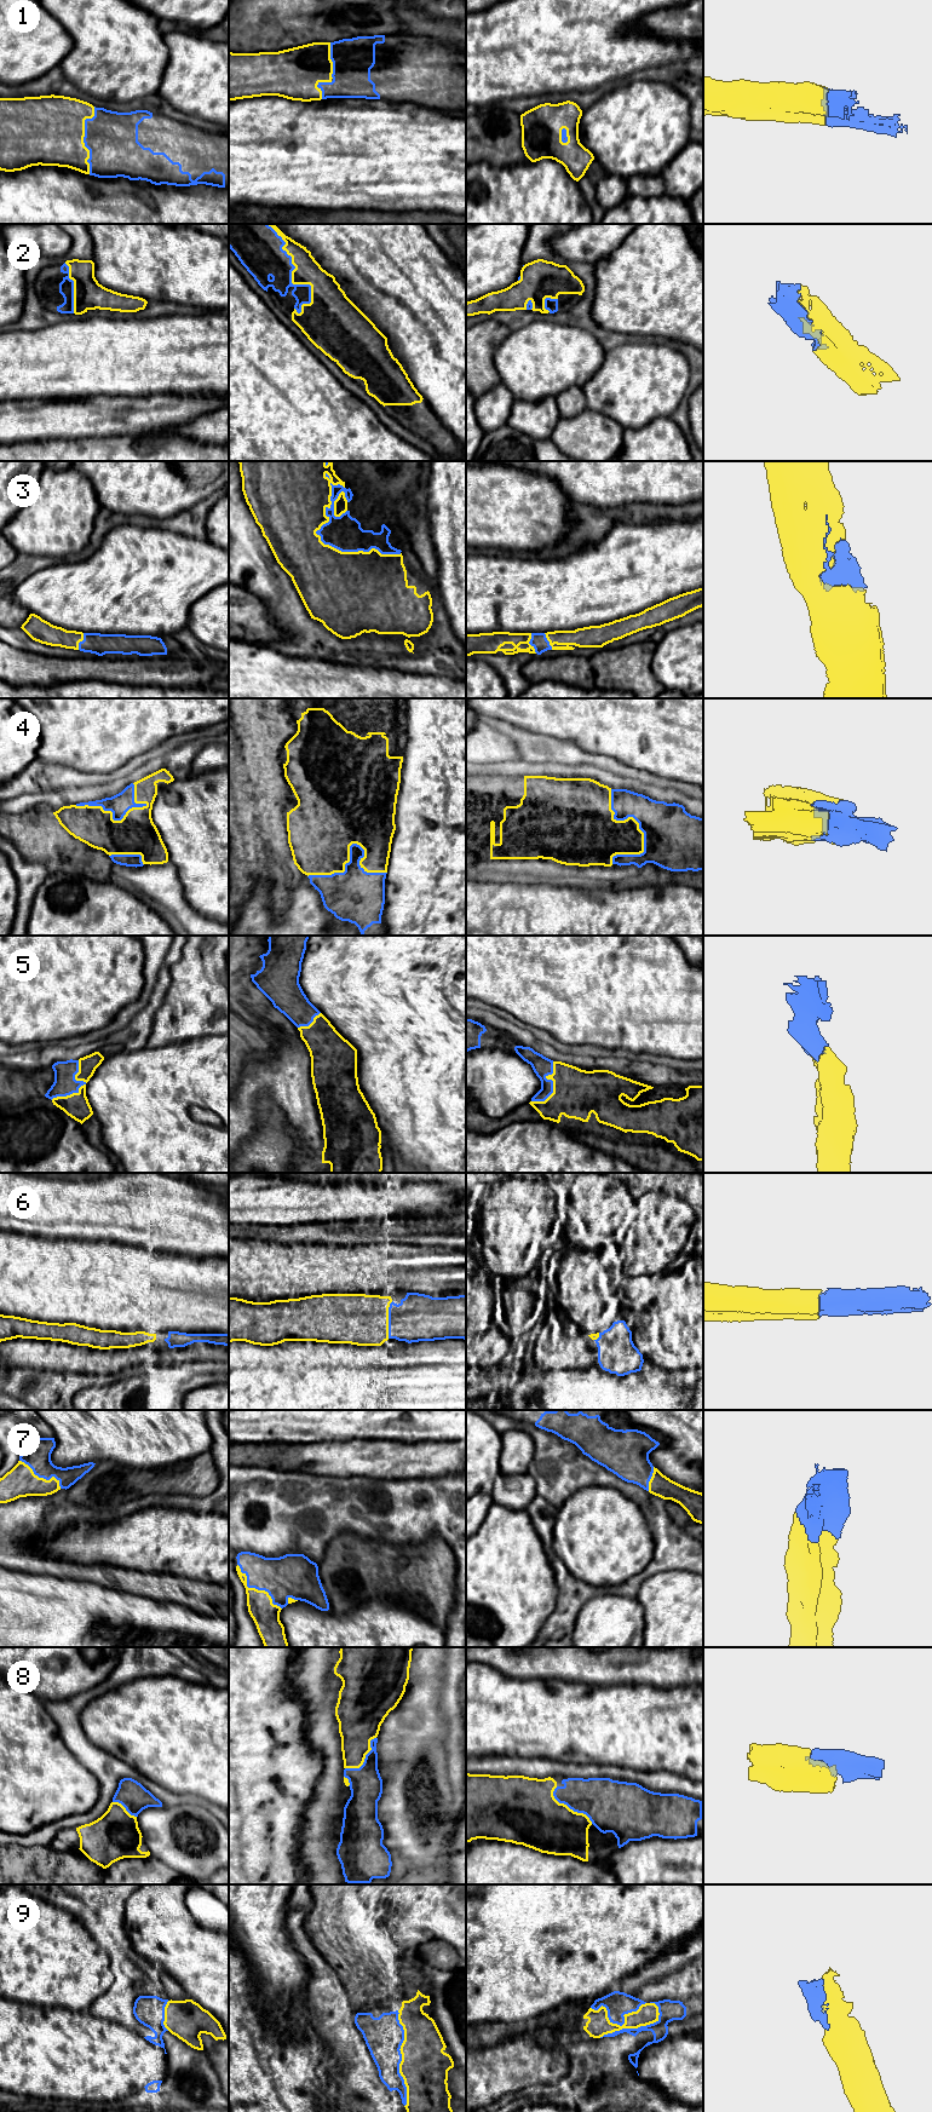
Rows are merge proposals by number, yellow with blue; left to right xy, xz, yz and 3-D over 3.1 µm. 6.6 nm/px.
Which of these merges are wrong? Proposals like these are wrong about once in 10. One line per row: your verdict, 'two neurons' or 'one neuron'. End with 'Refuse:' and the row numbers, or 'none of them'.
1: one neuron
2: one neuron
3: one neuron
4: one neuron
5: one neuron
6: one neuron
7: one neuron
8: one neuron
9: one neuron
Refuse: none of them

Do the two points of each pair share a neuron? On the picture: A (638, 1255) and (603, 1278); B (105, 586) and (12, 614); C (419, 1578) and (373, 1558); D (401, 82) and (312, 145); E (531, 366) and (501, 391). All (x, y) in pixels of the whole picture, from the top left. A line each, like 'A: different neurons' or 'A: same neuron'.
A: different neurons
B: different neurons
C: same neuron
D: different neurons
E: different neurons

